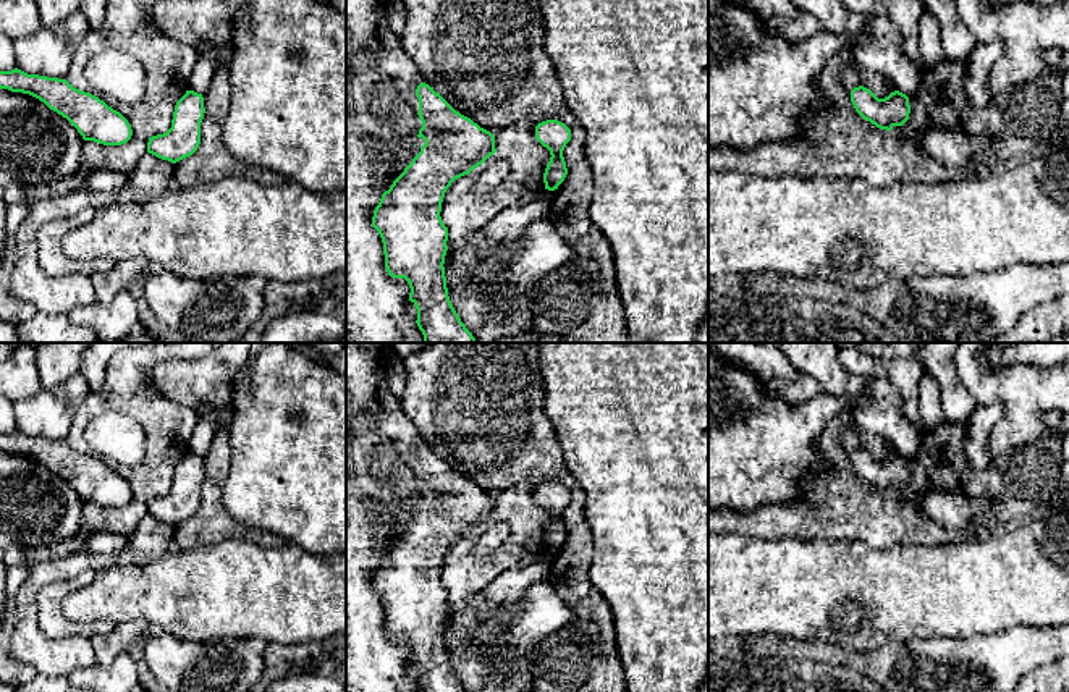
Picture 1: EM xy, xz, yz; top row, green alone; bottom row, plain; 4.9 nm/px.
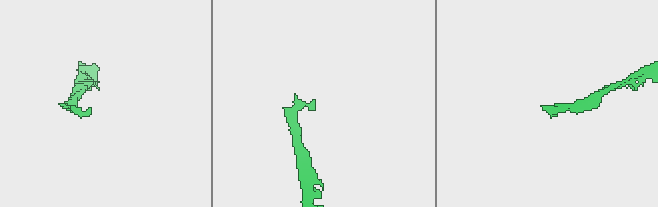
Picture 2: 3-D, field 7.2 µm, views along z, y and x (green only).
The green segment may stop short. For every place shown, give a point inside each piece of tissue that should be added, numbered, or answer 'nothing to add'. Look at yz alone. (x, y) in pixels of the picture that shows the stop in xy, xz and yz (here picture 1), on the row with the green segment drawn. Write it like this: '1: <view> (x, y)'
nothing to add

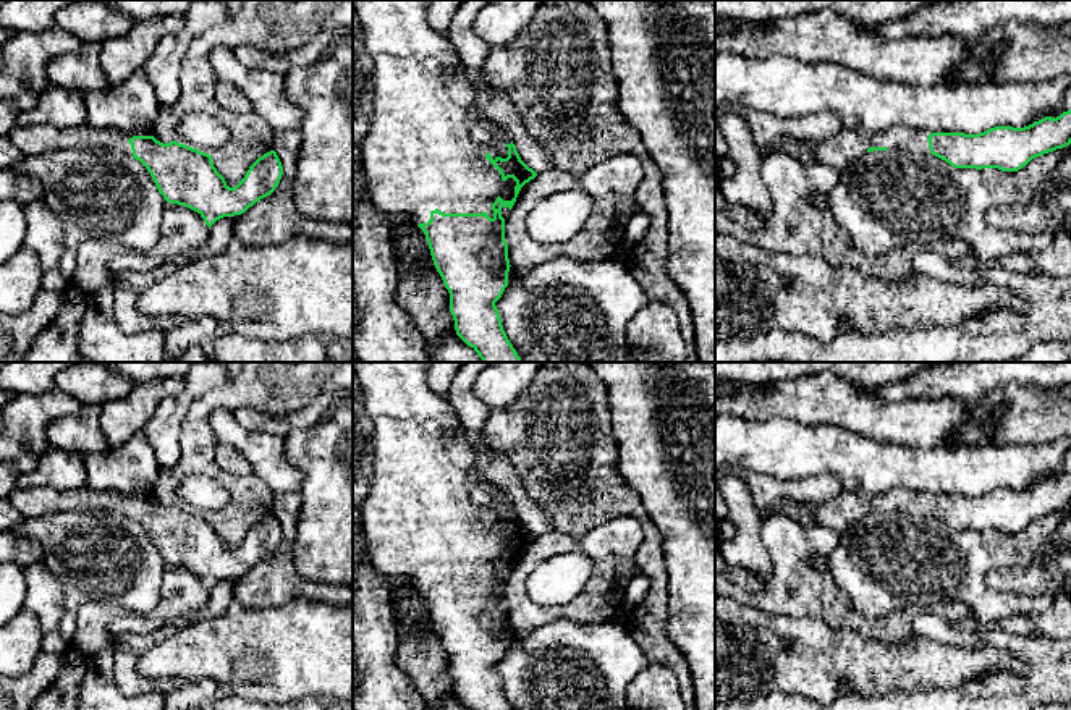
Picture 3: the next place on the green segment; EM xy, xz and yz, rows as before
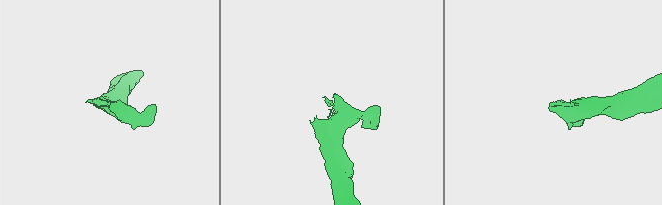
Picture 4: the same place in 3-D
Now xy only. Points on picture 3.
1: xy (34, 139)

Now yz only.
1: yz (838, 151)

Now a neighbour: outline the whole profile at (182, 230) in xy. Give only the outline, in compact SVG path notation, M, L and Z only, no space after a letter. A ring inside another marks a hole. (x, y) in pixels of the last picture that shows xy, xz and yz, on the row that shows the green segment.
M178 204L163 205L160 238L154 247L154 256L173 260L186 251L201 249L209 239L209 226L201 213Z

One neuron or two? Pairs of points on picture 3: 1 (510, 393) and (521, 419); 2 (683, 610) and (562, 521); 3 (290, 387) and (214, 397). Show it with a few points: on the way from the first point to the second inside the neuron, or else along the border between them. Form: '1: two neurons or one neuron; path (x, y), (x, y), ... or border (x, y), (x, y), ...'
1: two neurons; border (534, 379), (518, 403), (491, 406)
2: two neurons; border (664, 562), (668, 636)
3: one neuron; path (270, 387), (249, 387), (233, 395)

